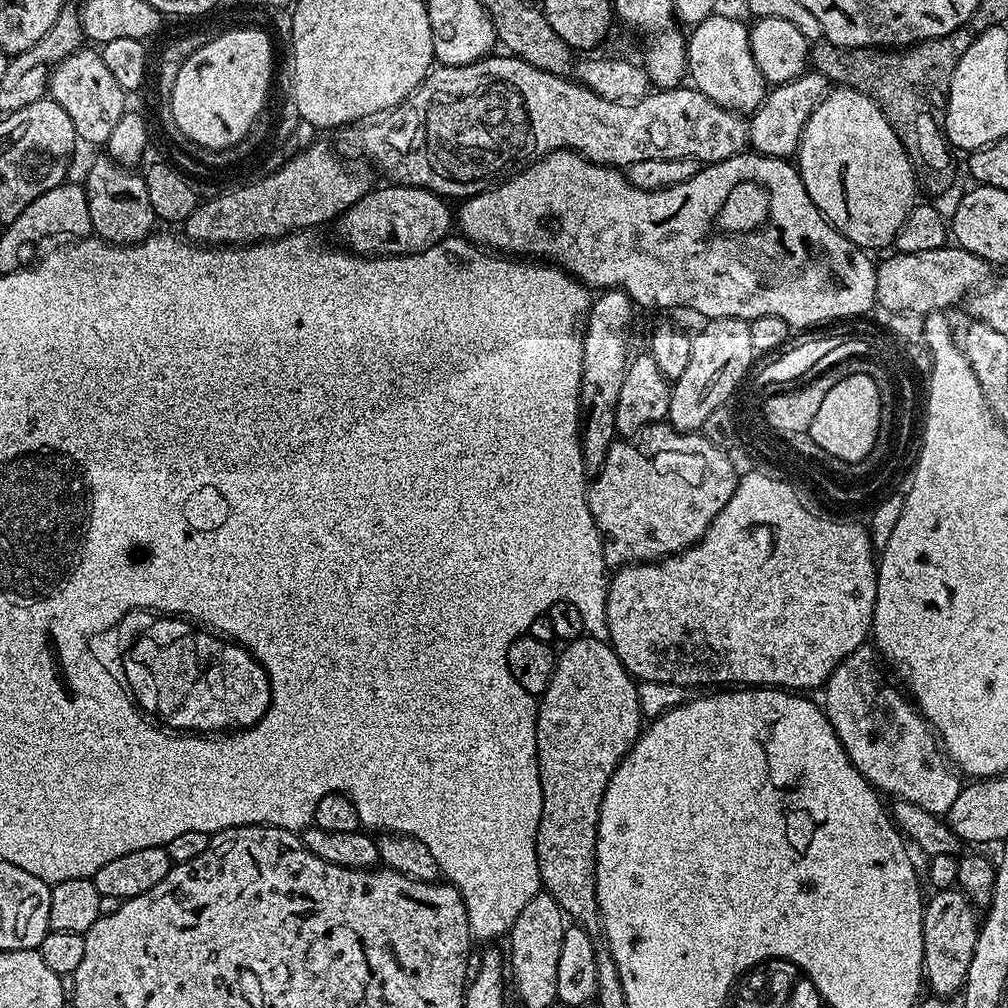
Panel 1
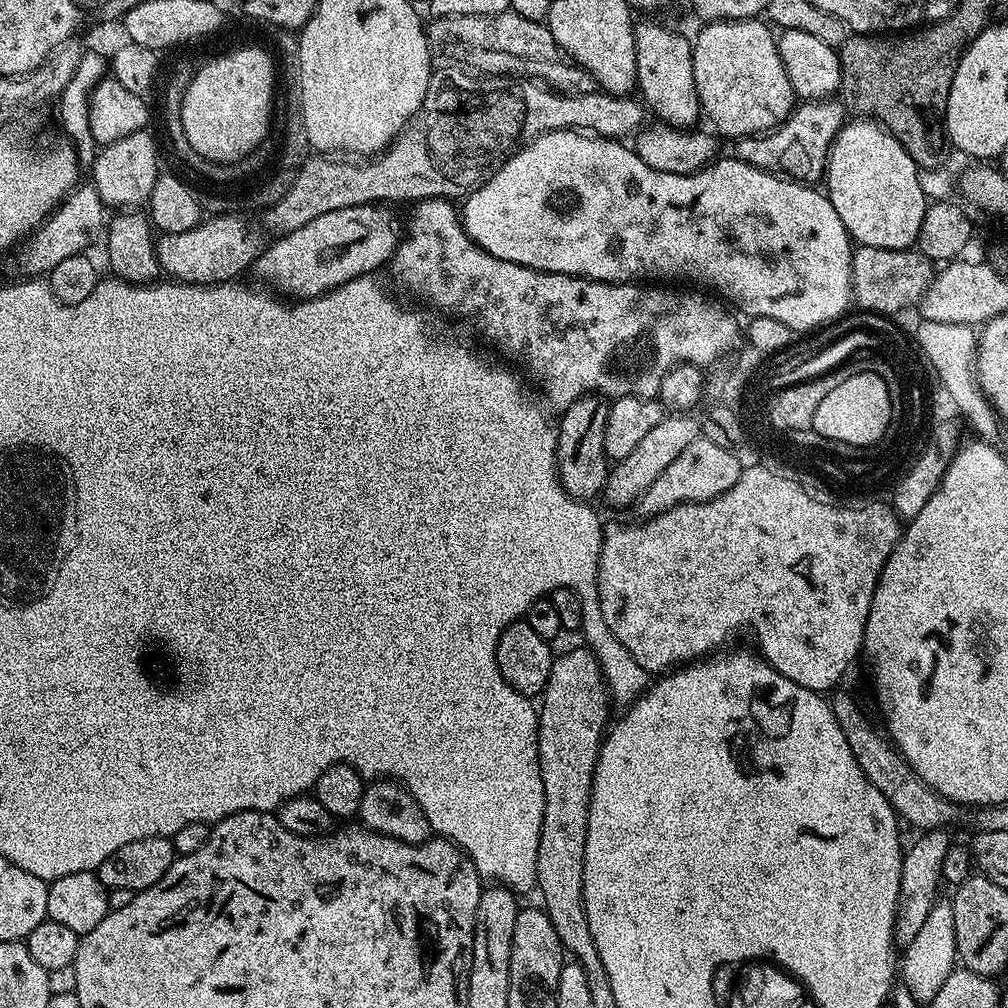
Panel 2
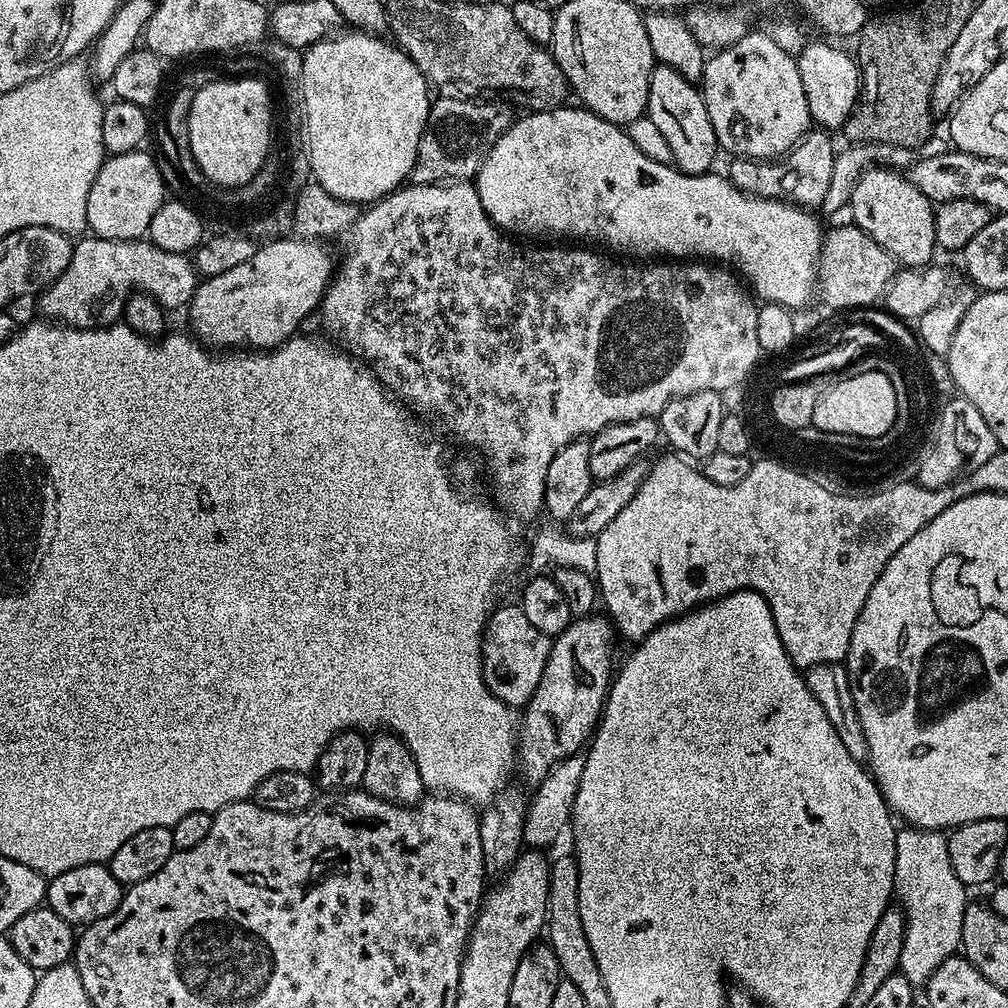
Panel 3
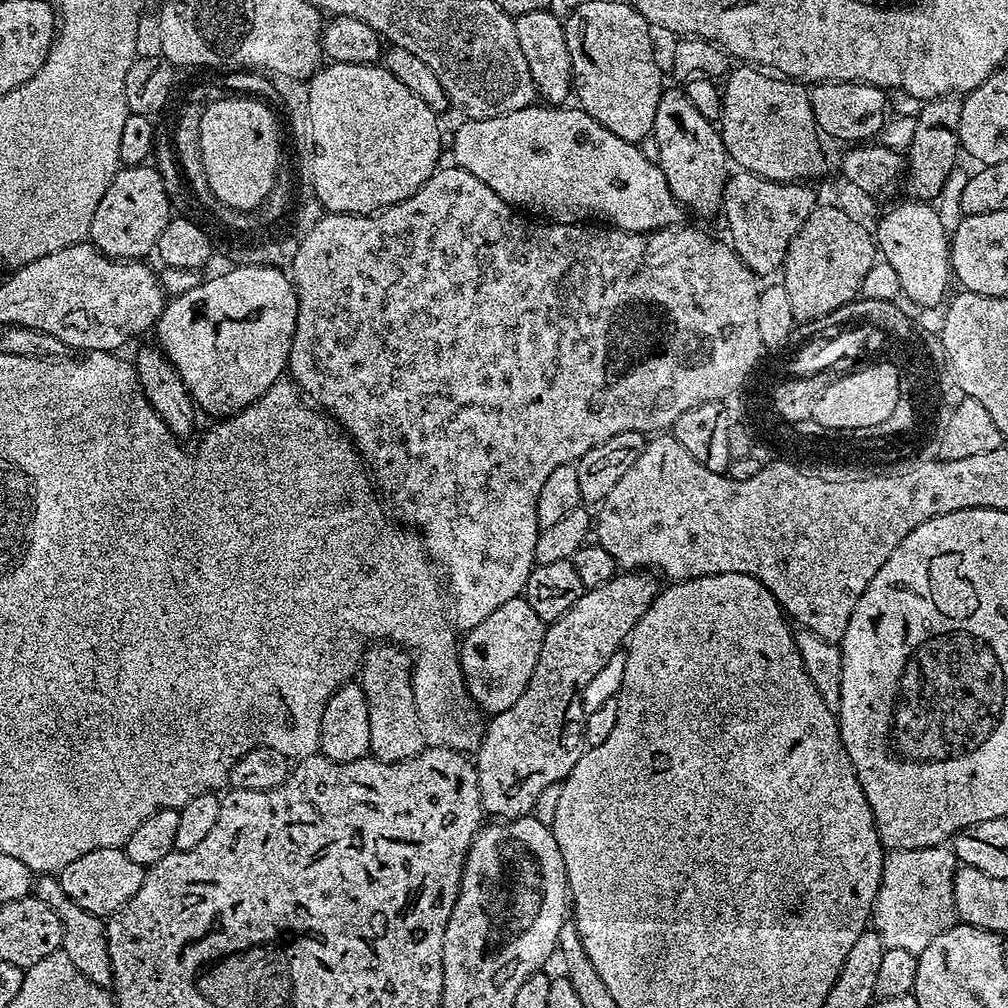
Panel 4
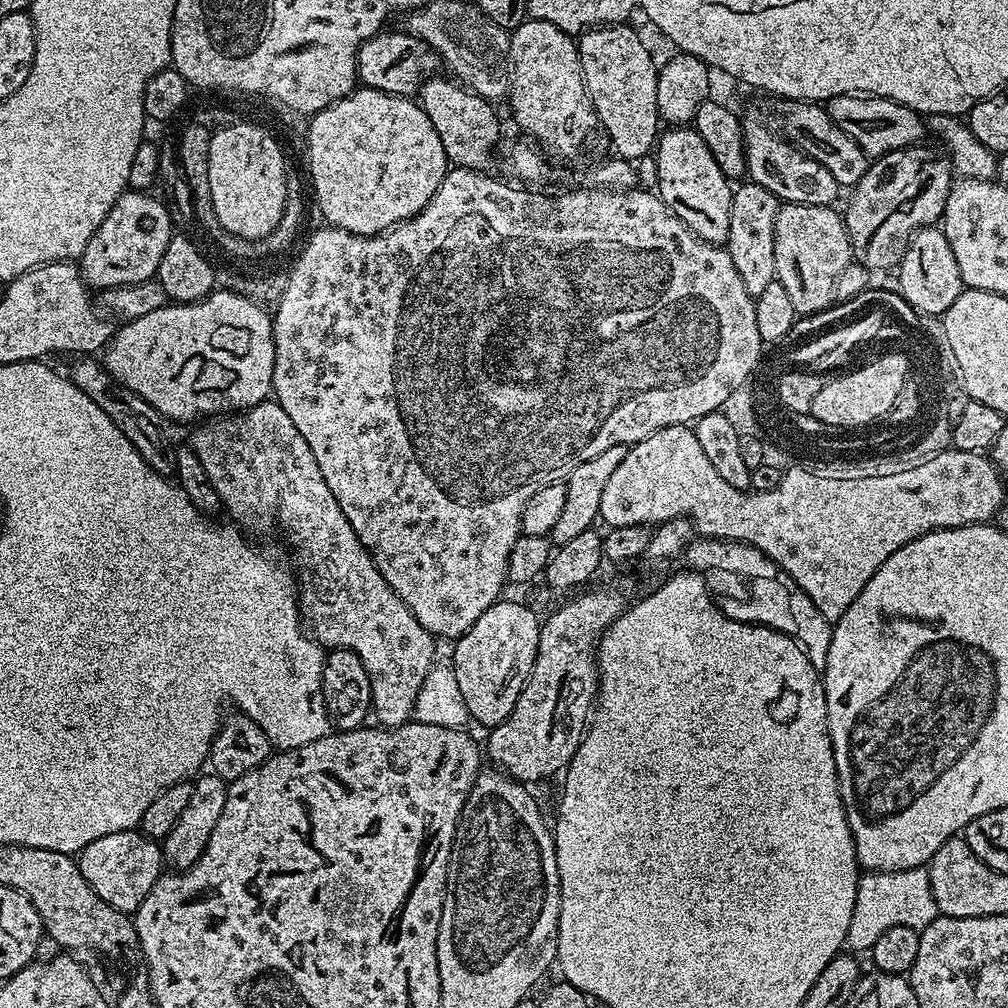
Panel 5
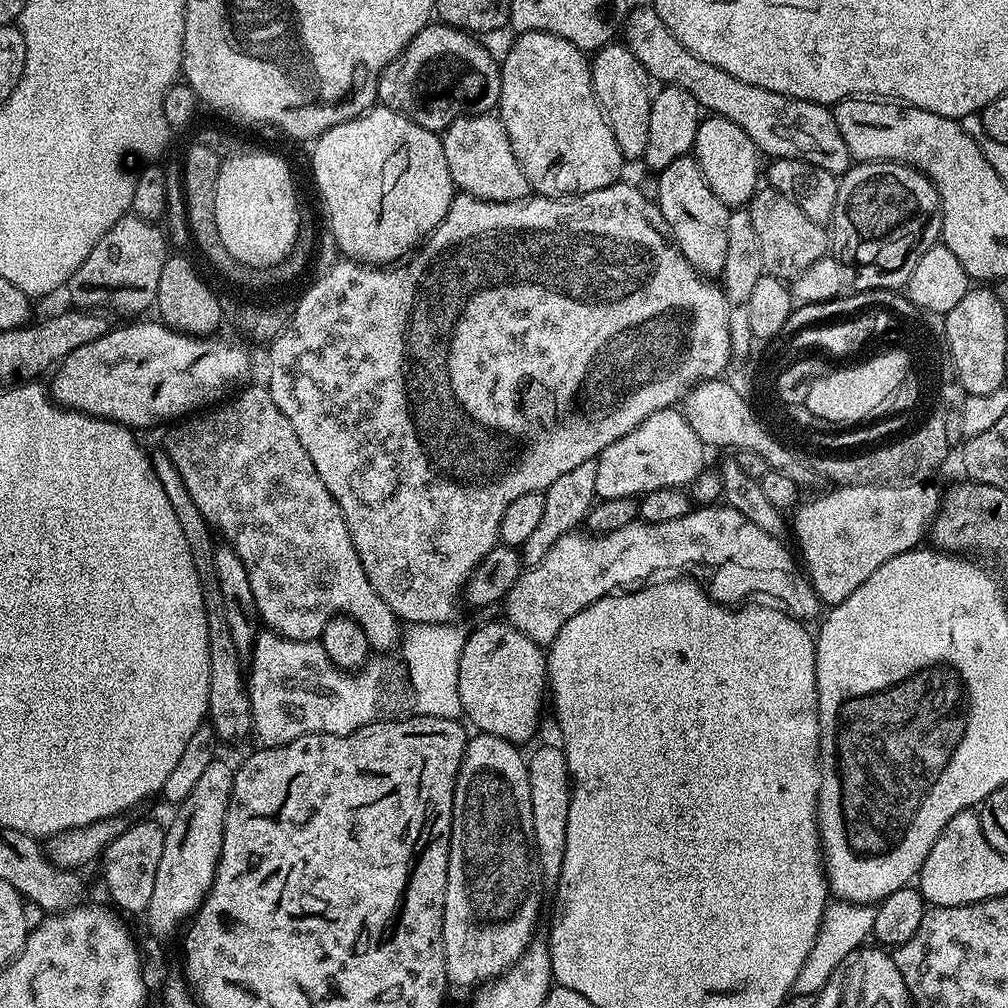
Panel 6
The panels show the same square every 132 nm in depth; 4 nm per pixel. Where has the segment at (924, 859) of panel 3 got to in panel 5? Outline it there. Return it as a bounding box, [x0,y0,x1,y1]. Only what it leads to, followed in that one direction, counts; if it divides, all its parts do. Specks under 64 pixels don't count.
[844,867,937,953]

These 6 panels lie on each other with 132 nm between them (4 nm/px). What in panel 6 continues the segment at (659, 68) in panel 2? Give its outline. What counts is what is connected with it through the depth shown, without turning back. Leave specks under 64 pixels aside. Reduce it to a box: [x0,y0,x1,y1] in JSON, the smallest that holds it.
[658,154,730,277]

